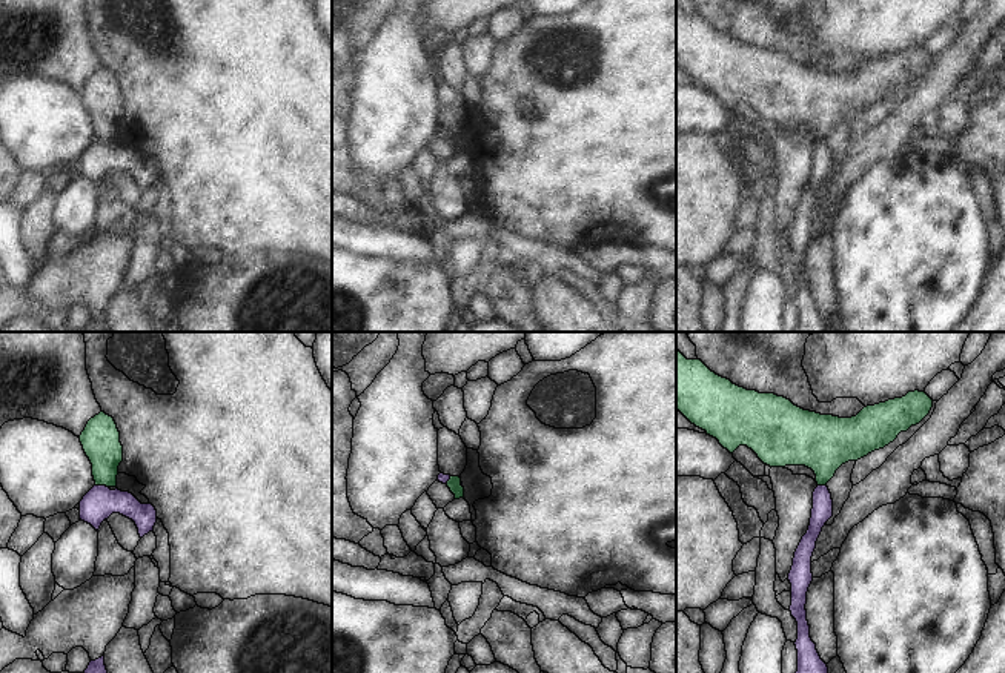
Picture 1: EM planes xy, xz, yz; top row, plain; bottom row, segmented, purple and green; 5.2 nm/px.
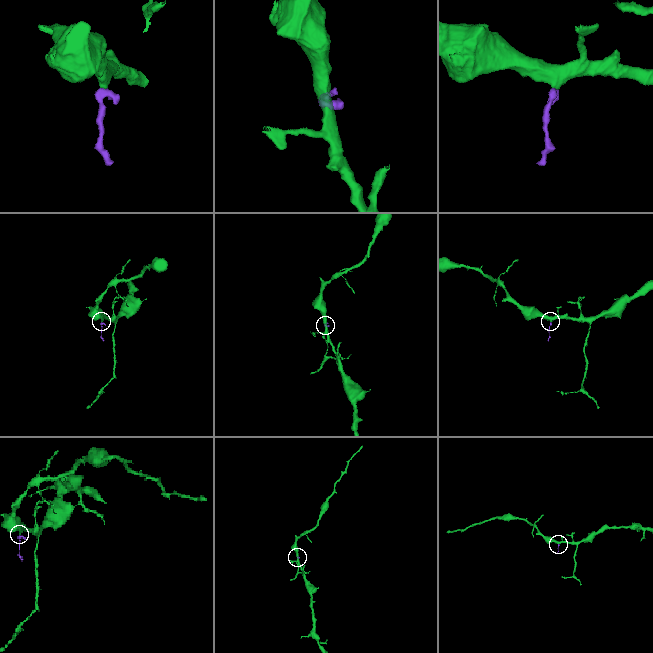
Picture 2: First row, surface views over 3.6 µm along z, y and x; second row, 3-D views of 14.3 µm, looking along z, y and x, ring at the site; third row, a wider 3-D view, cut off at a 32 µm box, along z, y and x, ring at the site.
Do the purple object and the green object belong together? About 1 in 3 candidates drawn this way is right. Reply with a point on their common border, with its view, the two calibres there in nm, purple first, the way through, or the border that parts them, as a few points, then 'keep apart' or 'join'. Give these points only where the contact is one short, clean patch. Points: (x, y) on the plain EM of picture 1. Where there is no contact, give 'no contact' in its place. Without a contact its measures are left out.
contact xy (102, 142); calibres 170 and 200 nm; border xy (96, 140), (108, 143); keep apart

